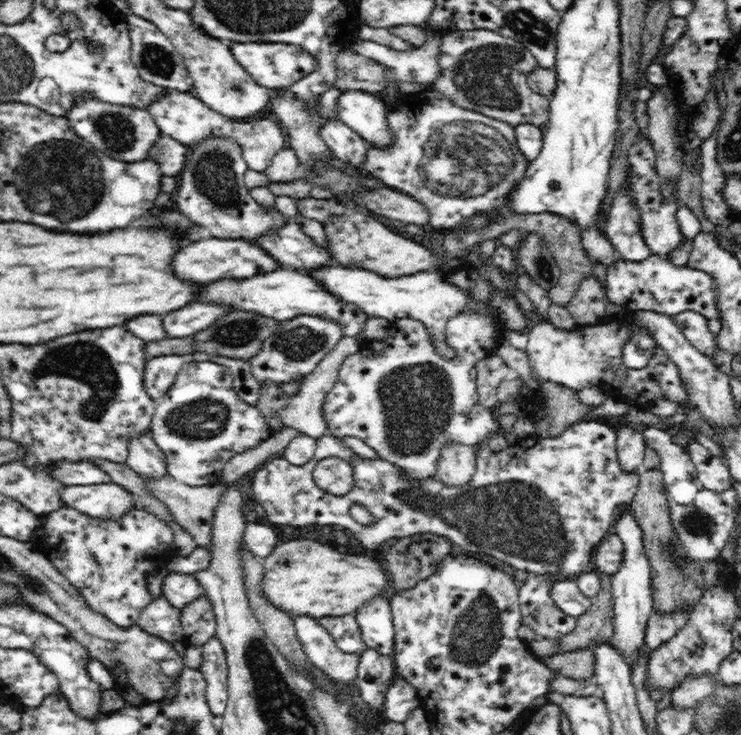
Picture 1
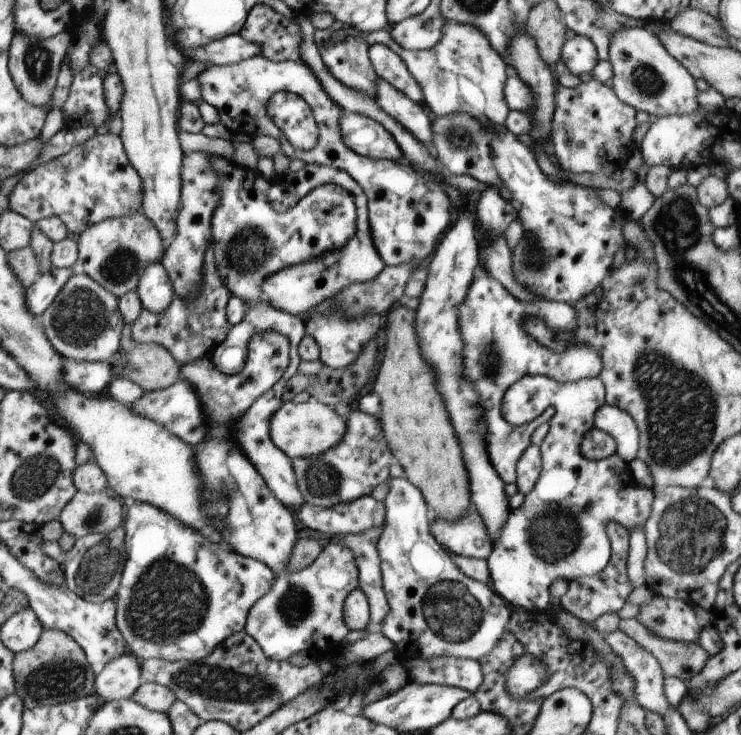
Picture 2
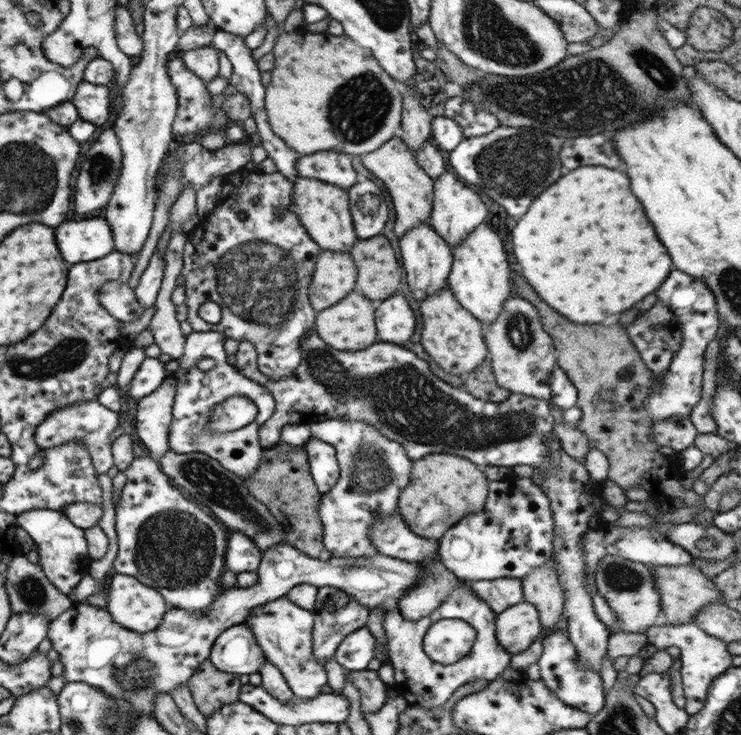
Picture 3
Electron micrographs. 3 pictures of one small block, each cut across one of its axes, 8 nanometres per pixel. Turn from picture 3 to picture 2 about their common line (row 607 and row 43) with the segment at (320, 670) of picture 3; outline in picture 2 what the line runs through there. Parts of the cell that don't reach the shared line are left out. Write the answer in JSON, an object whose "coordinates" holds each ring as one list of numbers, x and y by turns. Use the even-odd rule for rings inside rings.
{"coordinates":[[255,4,239,34,261,46,261,56,273,62,293,60,299,50,299,26,297,20,285,18,267,4]]}

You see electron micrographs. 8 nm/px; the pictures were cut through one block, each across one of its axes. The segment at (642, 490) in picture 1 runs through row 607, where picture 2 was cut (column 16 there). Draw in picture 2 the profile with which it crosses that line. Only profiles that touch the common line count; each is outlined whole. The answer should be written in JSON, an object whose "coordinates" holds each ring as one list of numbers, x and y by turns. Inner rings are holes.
{"coordinates":[[43,630,39,642,23,652,15,654,13,660,13,676,15,676,15,694,21,698,25,710,33,710,37,706,55,706,65,704,71,700,77,700,81,696,95,694,95,674,91,666,87,664,85,652,79,648,79,644,67,636,65,632,57,630]]}

